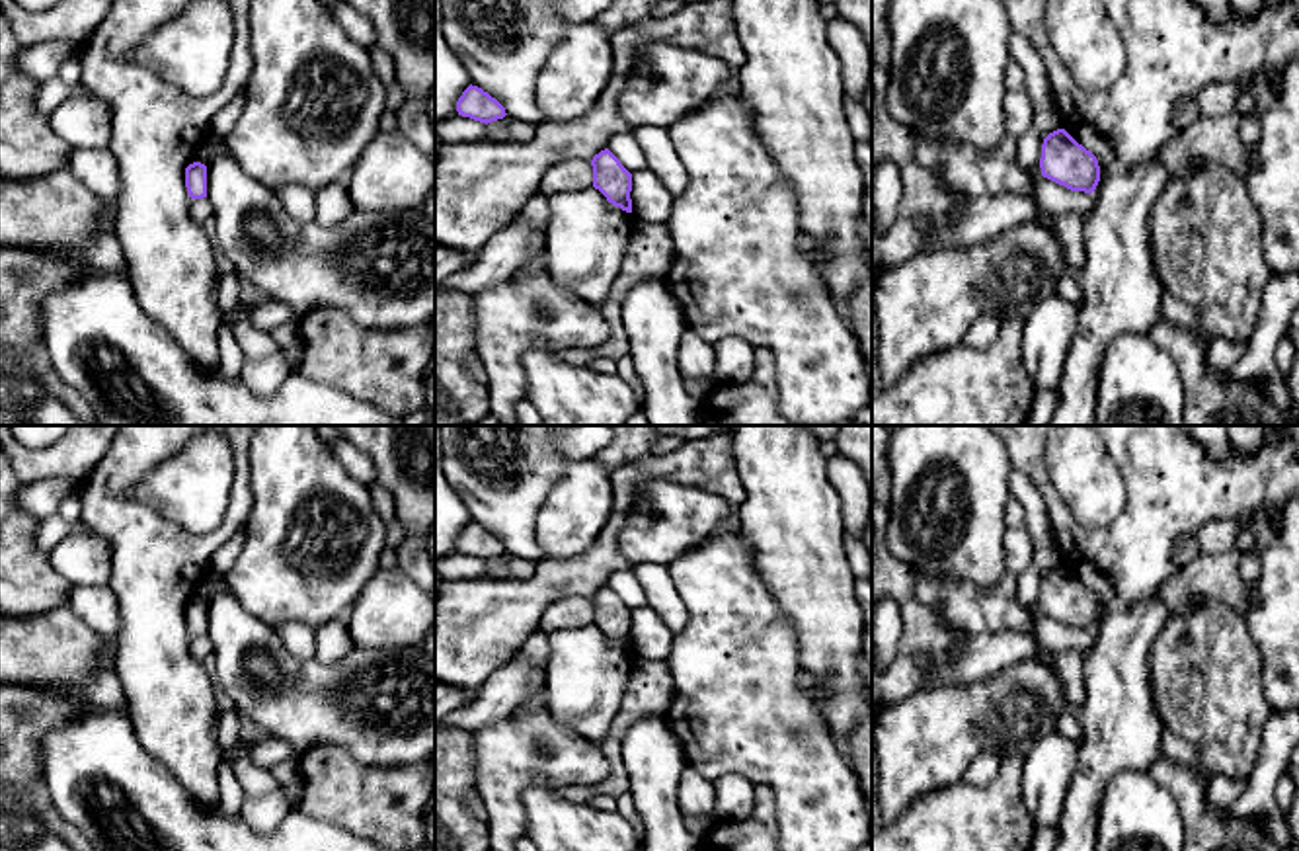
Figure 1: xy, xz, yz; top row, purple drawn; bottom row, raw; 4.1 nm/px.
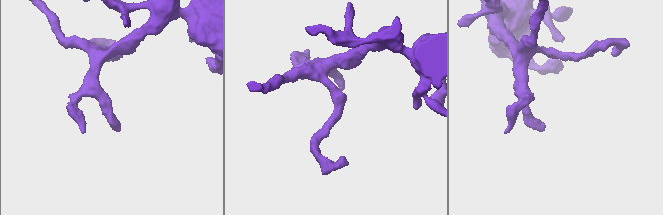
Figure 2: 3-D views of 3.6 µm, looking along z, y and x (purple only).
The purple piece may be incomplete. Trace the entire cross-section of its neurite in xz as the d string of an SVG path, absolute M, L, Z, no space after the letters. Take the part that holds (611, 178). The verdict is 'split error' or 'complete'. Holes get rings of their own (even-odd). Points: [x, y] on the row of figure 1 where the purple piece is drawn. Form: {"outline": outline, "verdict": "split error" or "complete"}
{"outline": "M601 150L591 160L593 187L599 189L609 203L632 213L632 174L620 164L620 160L609 150Z", "verdict": "complete"}

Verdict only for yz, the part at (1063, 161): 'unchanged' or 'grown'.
unchanged

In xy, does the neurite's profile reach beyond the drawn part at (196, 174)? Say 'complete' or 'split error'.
complete

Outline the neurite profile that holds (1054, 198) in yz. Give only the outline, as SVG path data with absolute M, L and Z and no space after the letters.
M1047 178L1036 182L1032 195L1049 215L1075 211L1084 217L1092 209L1092 197L1088 193L1071 191Z

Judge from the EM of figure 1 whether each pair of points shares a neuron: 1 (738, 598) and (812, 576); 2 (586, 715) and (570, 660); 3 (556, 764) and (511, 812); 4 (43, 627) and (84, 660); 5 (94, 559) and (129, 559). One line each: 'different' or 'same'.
1: different
2: same
3: same
4: same
5: different

